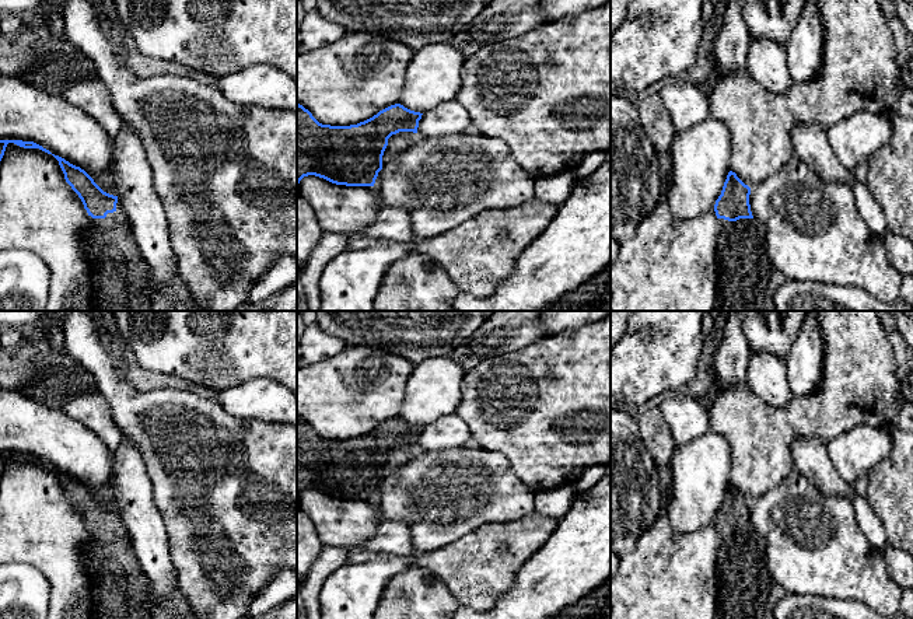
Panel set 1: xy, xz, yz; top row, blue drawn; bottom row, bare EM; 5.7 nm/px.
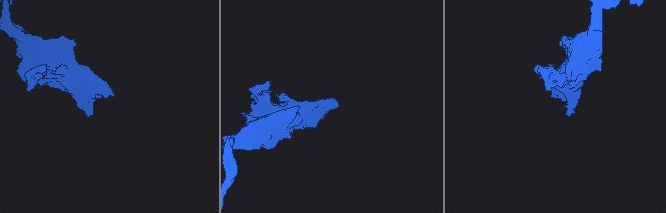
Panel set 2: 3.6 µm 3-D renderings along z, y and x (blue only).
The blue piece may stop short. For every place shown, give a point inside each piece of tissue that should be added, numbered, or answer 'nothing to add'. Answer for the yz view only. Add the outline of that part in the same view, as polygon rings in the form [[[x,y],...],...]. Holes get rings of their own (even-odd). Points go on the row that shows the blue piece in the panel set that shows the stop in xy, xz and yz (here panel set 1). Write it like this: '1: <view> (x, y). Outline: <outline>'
1: yz (747, 280). Outline: [[[718,218],[717,269],[717,311],[776,311],[773,295],[787,277],[770,263],[765,230],[755,218]]]

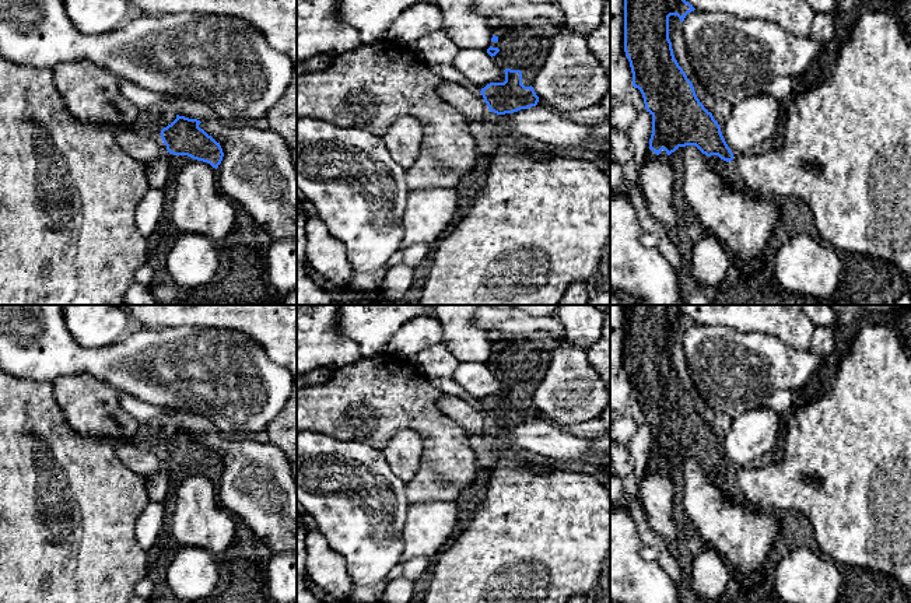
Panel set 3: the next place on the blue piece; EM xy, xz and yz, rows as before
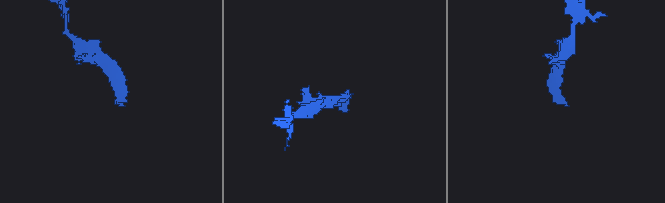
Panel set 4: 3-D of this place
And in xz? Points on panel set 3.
1: xz (524, 46). Outline: [[[547,18],[507,21],[493,31],[498,41],[491,42],[491,46],[500,49],[493,60],[501,70],[521,70],[522,84],[530,87],[550,52],[553,39],[563,28],[564,25]]]

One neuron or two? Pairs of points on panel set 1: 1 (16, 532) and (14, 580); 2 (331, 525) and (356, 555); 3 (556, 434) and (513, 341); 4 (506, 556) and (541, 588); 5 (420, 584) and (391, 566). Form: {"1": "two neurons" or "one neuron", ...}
{"1": "two neurons", "2": "two neurons", "3": "two neurons", "4": "two neurons", "5": "two neurons"}

